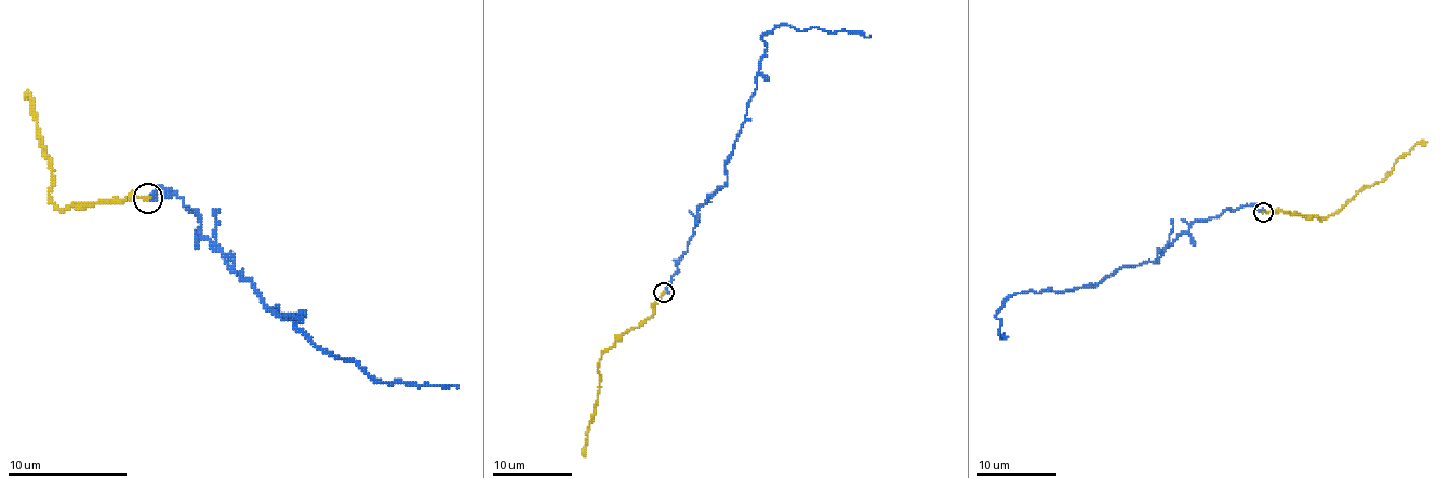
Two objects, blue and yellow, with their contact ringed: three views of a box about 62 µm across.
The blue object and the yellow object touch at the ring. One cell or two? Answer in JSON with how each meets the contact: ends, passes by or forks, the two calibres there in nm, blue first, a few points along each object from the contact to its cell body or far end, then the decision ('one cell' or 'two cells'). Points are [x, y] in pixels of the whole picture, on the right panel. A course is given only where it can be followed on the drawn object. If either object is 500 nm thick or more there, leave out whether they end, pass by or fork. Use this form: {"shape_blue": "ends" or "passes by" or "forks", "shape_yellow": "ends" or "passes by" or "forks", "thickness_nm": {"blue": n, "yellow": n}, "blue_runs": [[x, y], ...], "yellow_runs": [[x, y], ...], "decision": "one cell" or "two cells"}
{"shape_blue": "ends", "shape_yellow": "ends", "thickness_nm": {"blue": 320, "yellow": 190}, "blue_runs": [[1262, 211], [1242, 206], [1195, 221], [1155, 261], [1127, 265], [1089, 287], [1008, 296], [996, 310], [1006, 339]], "yellow_runs": [[1262, 211], [1286, 211], [1324, 220], [1359, 191], [1382, 182], [1399, 158], [1427, 142]], "decision": "one cell"}

